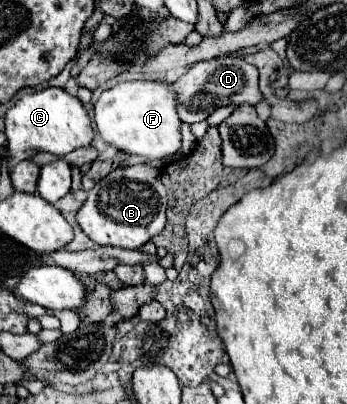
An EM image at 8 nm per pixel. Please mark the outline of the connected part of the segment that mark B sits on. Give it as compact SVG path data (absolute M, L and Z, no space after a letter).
M132 165L112 169L104 179L88 191L86 201L76 213L80 229L98 245L140 249L146 241L158 235L166 223L166 187L160 181L158 167Z

